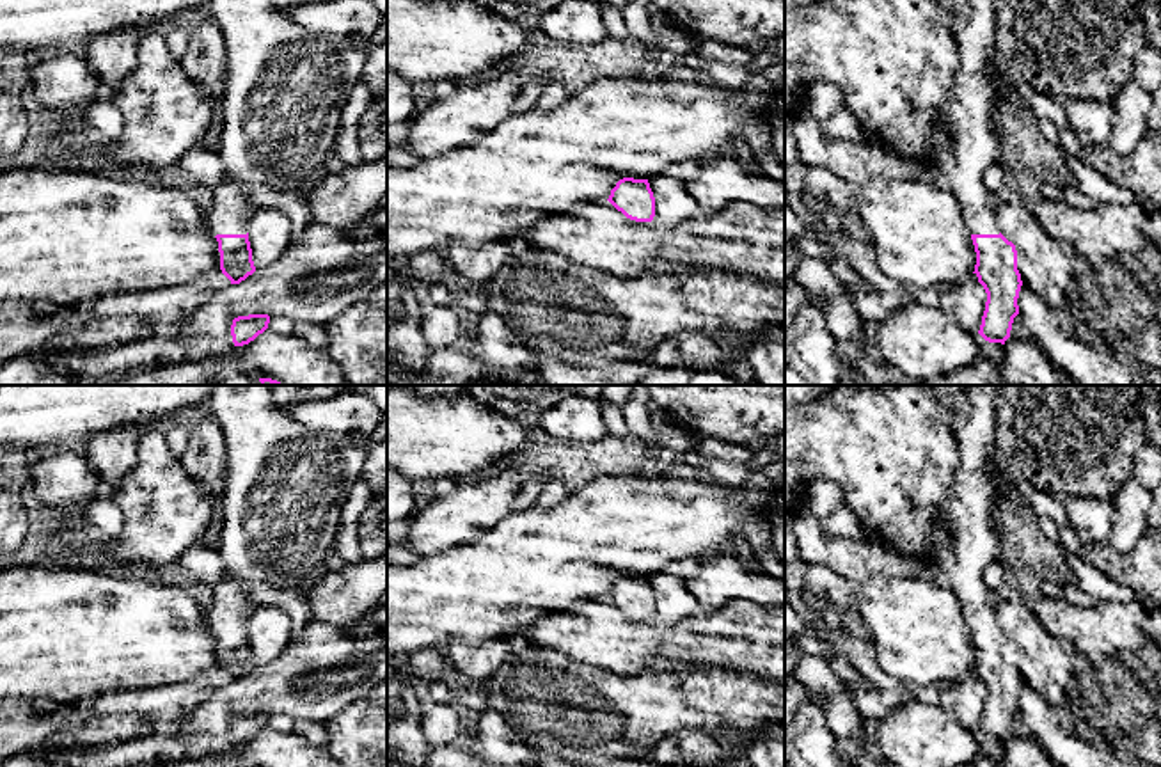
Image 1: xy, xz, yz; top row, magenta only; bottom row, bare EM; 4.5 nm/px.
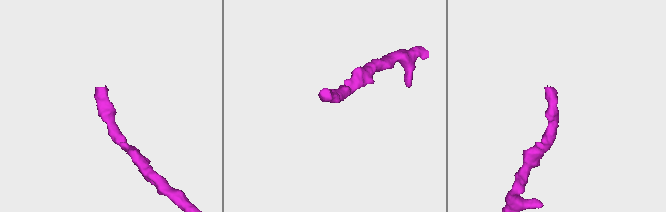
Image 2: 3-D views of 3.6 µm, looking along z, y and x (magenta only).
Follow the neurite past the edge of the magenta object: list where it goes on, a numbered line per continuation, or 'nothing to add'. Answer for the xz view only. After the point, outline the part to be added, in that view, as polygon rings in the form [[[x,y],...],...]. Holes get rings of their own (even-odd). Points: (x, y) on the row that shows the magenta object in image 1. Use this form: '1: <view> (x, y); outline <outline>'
nothing to add

